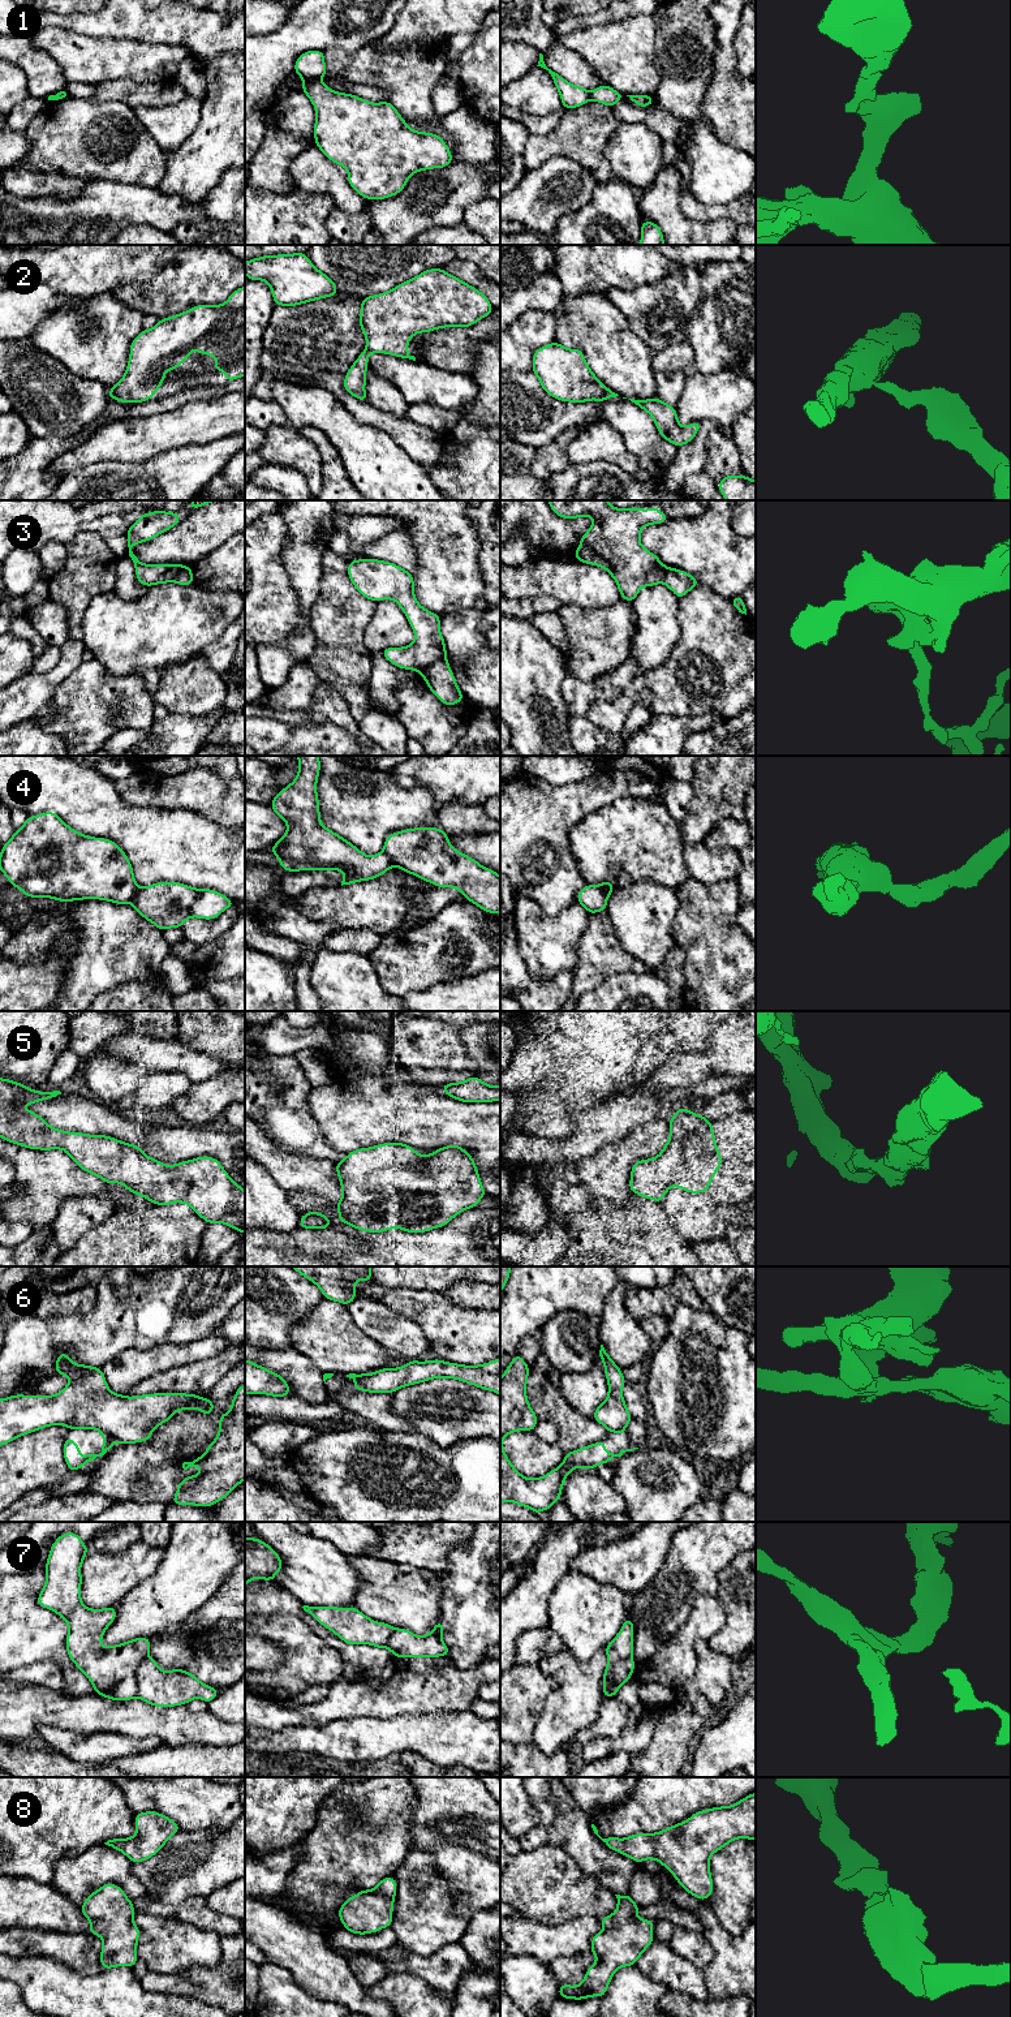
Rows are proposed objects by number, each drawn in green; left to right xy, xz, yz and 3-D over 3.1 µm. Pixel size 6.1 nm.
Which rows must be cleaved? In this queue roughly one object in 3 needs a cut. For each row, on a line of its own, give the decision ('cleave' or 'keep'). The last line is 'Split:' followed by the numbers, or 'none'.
1: cleave
2: cleave
3: cleave
4: cleave
5: keep
6: cleave
7: cleave
8: keep
Split: 1, 2, 3, 4, 6, 7

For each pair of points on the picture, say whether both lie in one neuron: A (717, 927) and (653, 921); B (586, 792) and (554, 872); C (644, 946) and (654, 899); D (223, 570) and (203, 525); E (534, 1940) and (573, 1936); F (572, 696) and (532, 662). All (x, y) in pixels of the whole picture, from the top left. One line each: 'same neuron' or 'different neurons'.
A: different neurons
B: same neuron
C: same neuron
D: different neurons
E: same neuron
F: different neurons

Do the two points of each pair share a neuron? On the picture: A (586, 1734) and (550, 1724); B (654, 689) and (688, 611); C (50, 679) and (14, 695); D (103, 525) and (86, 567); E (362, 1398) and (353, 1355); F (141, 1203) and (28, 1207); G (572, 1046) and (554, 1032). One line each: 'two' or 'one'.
A: two
B: one
C: one
D: two
E: two
F: one
G: one

